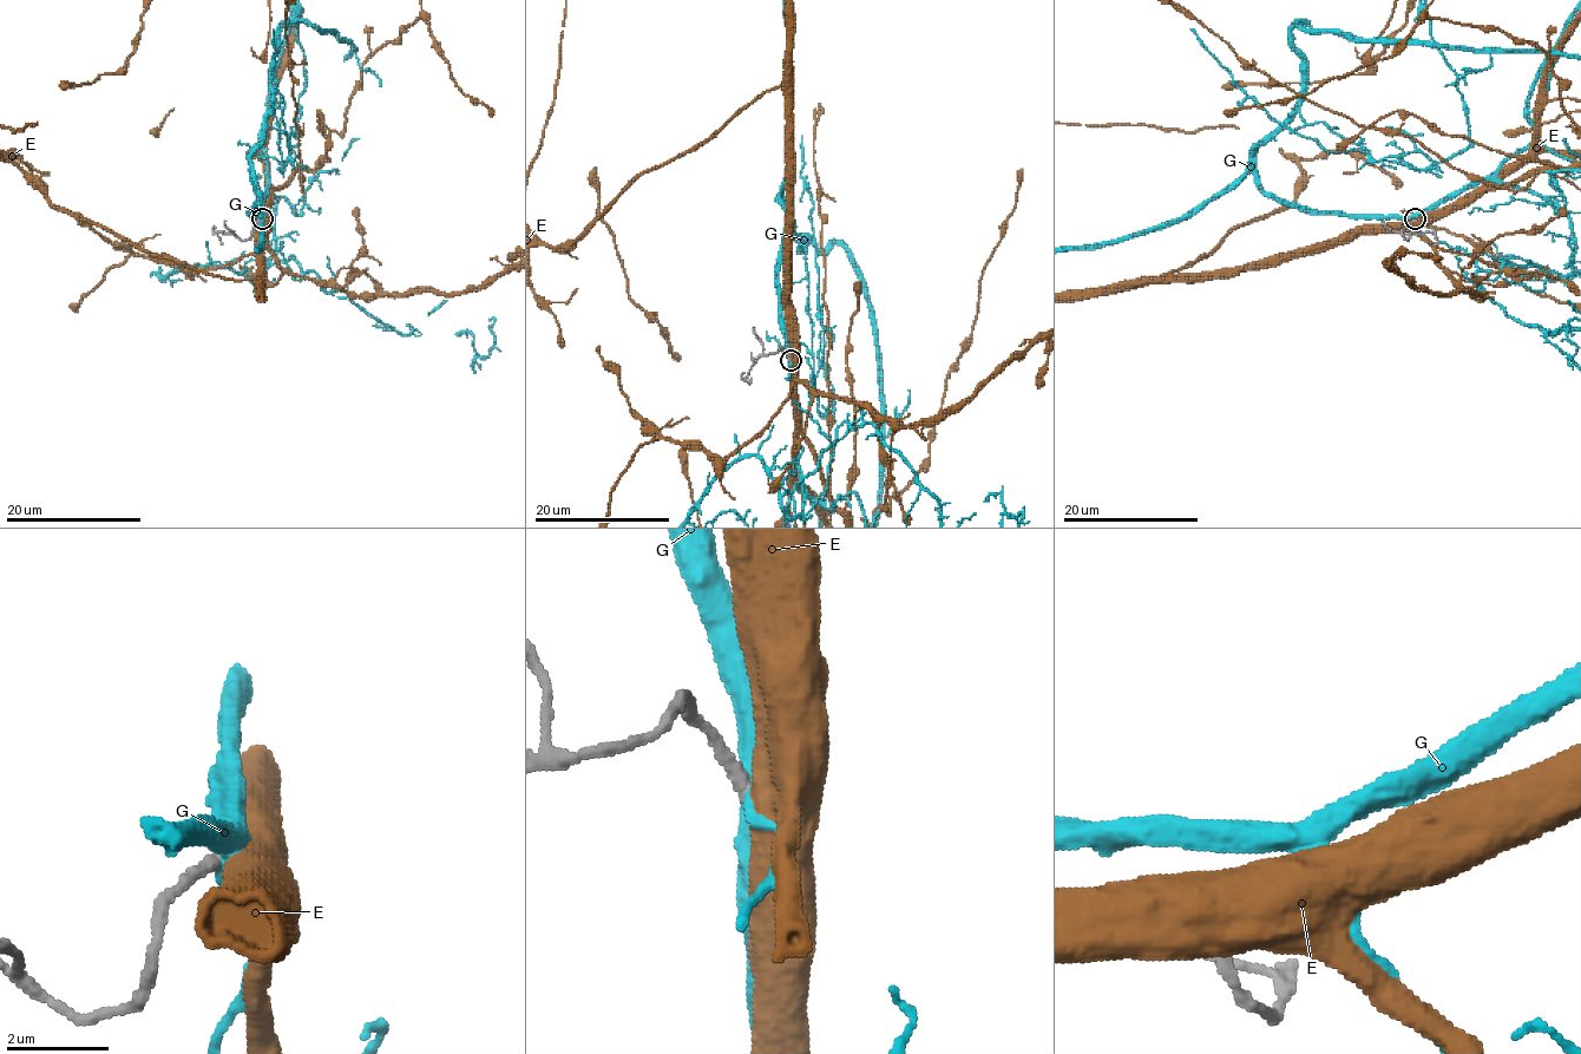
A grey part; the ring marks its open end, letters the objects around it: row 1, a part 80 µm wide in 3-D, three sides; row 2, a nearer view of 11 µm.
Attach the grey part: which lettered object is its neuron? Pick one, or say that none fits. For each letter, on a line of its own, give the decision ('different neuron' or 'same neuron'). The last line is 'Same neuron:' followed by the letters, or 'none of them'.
E: different neuron
G: different neuron
Same neuron: none of them

